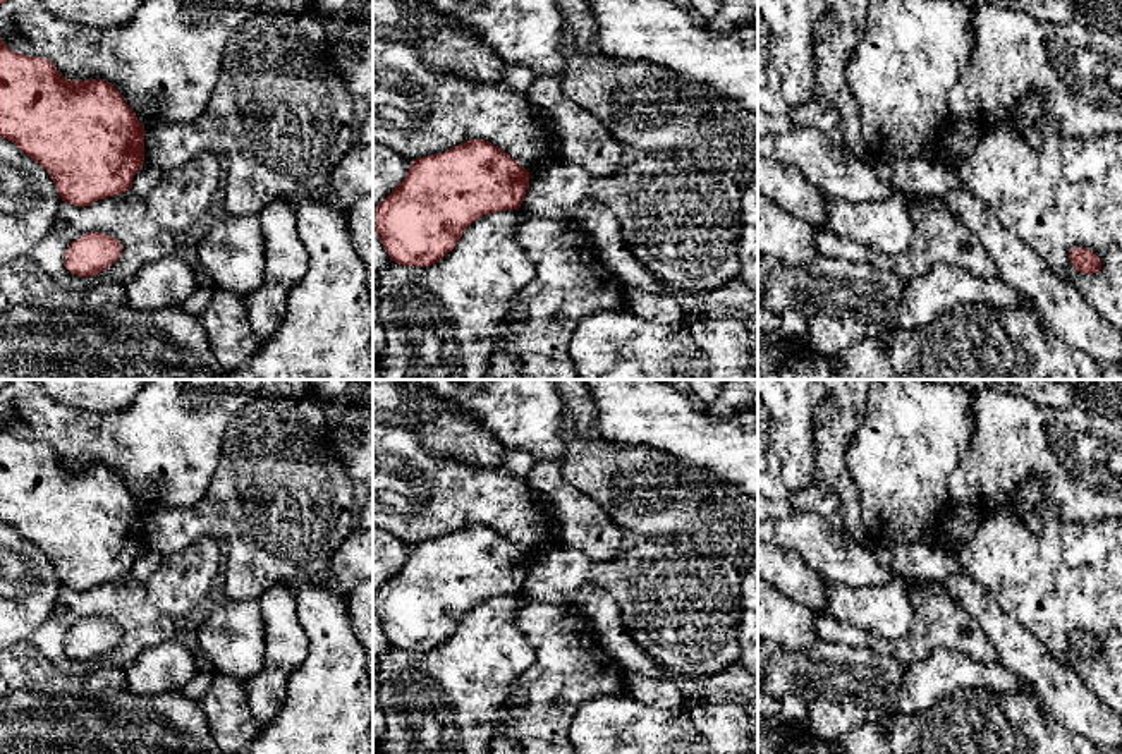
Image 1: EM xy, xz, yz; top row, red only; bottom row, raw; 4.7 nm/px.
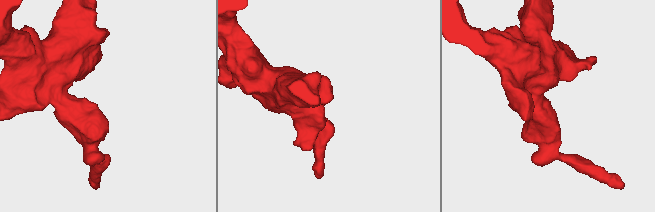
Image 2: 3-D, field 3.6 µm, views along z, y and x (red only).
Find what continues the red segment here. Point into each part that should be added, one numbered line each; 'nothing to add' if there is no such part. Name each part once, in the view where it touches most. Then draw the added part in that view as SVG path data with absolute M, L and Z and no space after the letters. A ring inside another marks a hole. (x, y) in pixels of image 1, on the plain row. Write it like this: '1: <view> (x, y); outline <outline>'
nothing to add

